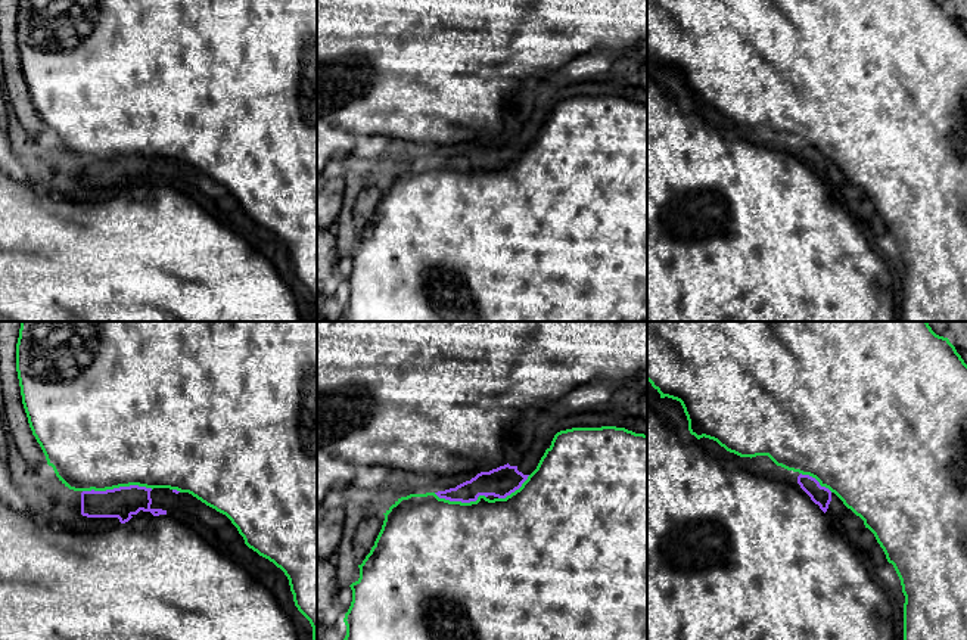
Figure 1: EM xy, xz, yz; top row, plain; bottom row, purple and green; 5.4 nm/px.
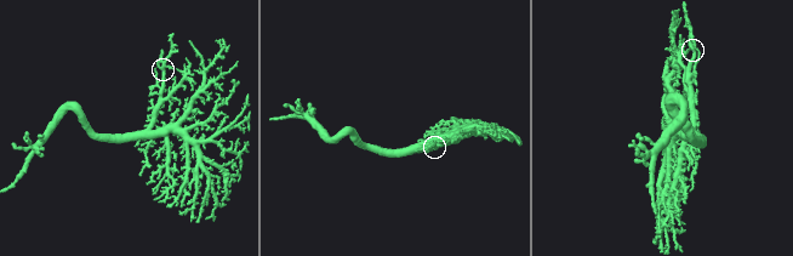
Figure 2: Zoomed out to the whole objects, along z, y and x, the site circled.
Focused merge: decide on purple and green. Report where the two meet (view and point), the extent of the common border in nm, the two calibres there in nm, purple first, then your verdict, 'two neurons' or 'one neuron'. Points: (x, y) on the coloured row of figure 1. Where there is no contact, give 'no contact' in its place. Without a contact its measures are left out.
xy (117, 488) | 380 nm | 170/480 nm | two neurons

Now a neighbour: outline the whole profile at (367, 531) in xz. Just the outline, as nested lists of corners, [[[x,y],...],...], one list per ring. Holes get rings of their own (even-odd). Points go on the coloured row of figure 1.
[[[380,512],[370,513],[358,525],[352,538],[352,553],[357,559],[357,565],[361,565],[366,556],[370,553],[382,525],[383,515]]]

